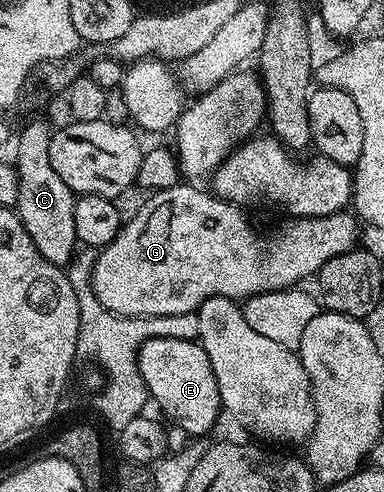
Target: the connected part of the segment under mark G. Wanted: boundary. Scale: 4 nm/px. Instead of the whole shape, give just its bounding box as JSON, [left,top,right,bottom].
[90,182,360,316]

